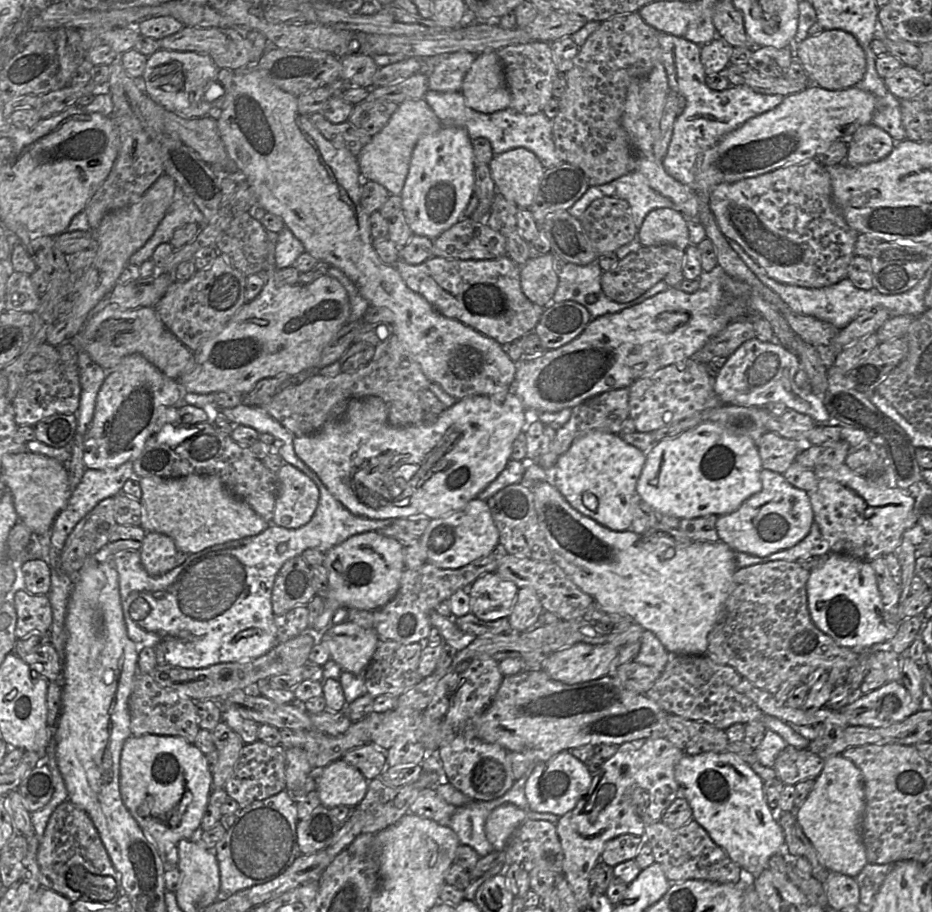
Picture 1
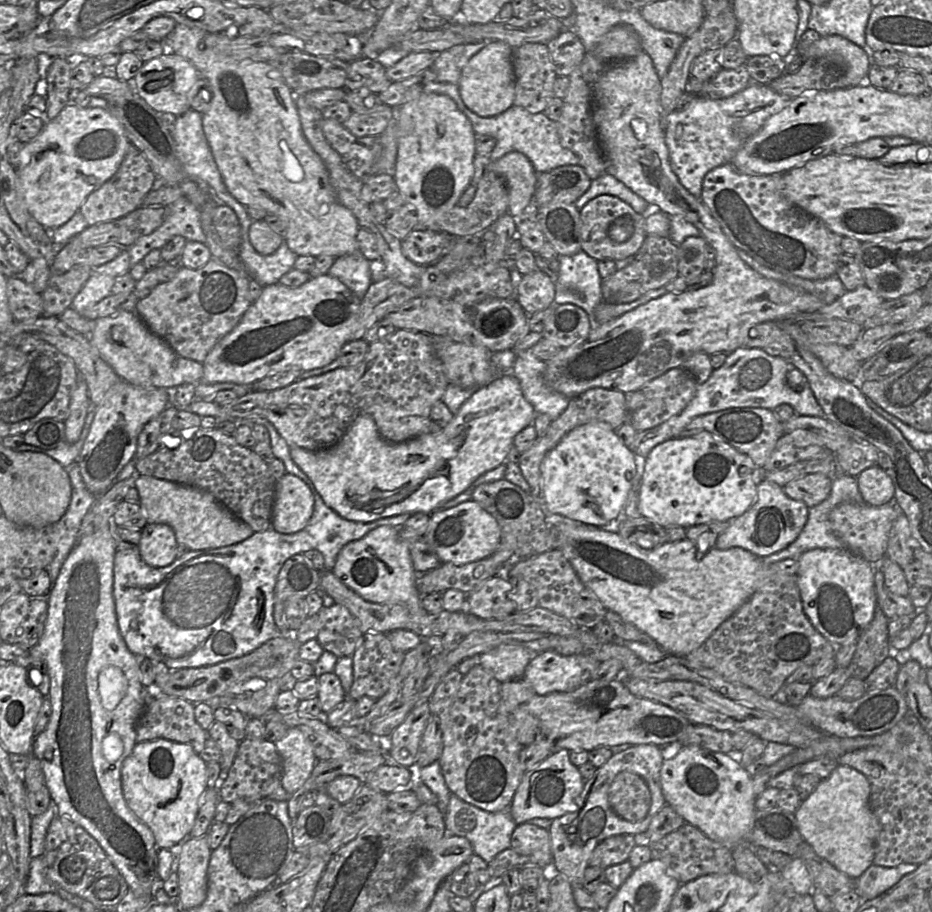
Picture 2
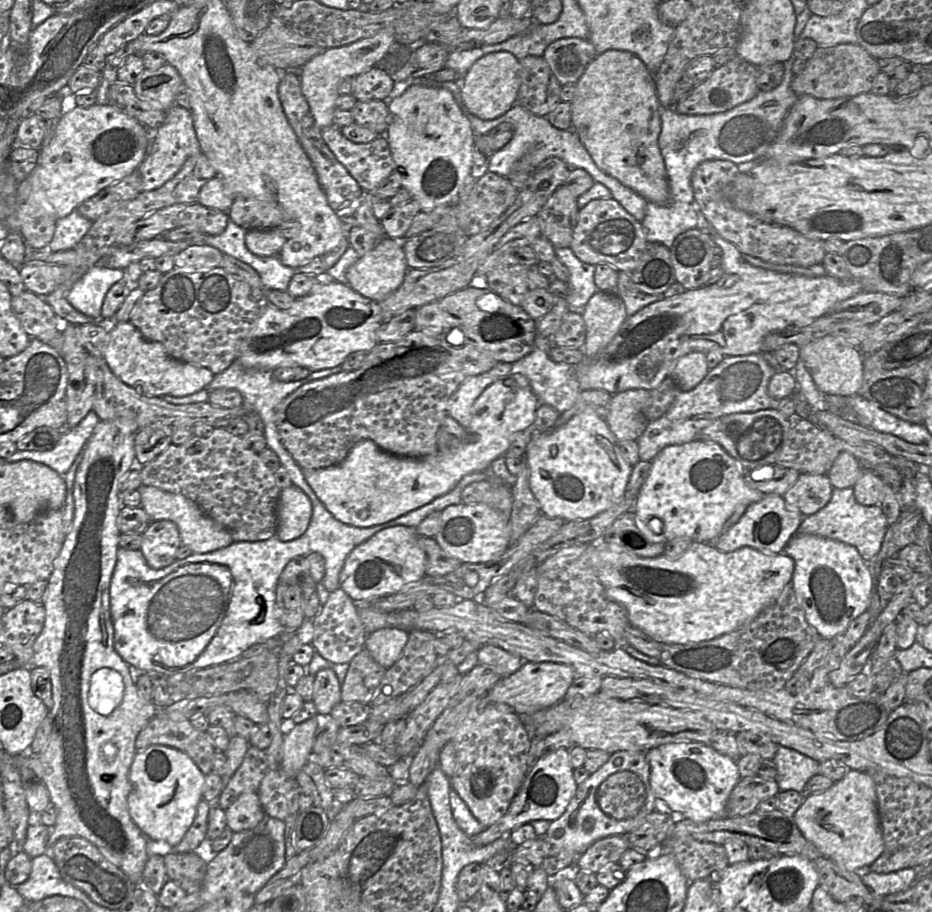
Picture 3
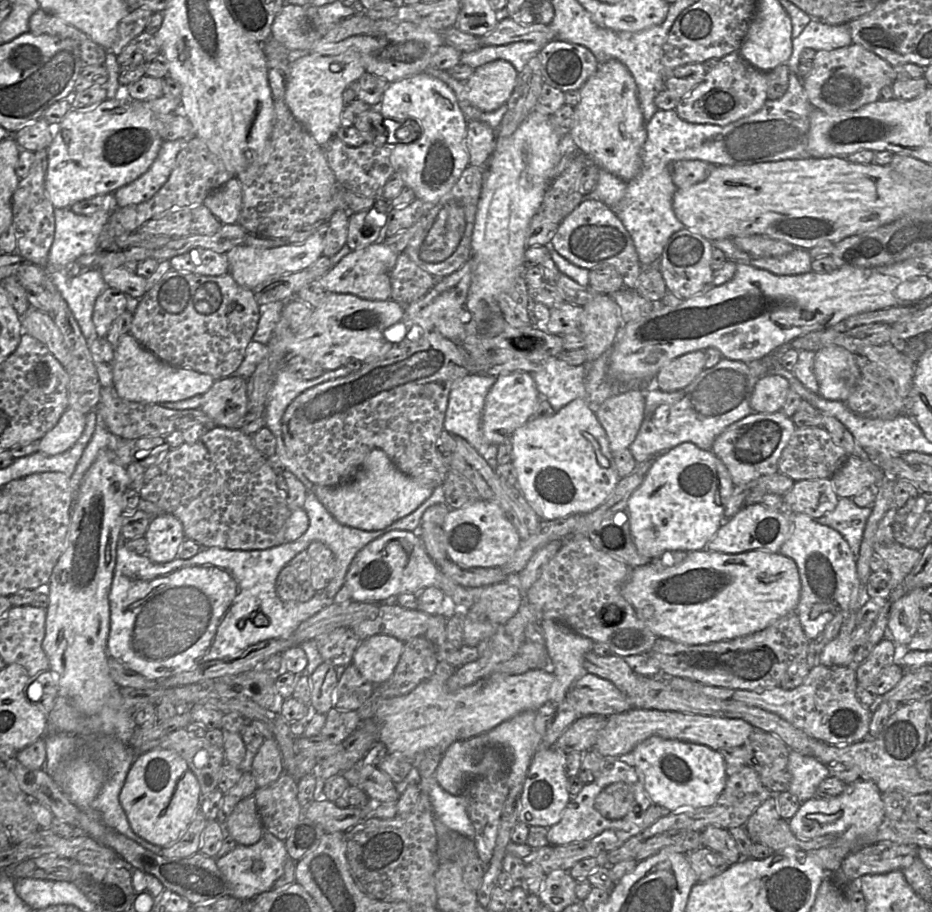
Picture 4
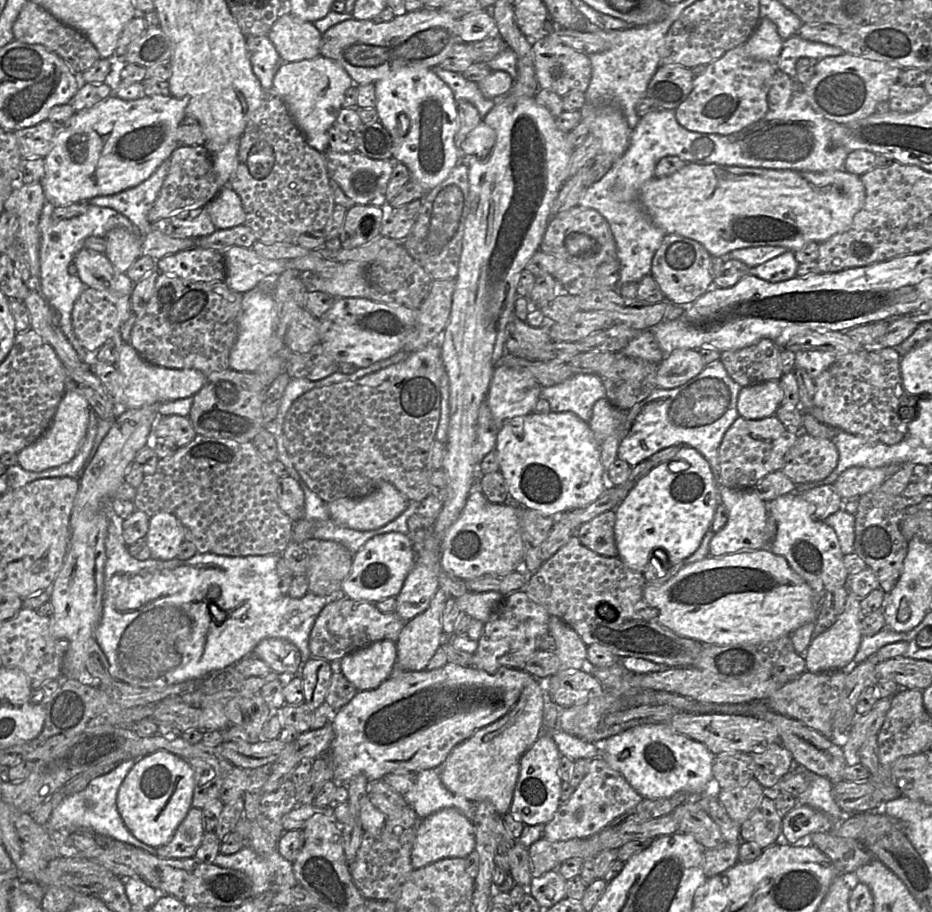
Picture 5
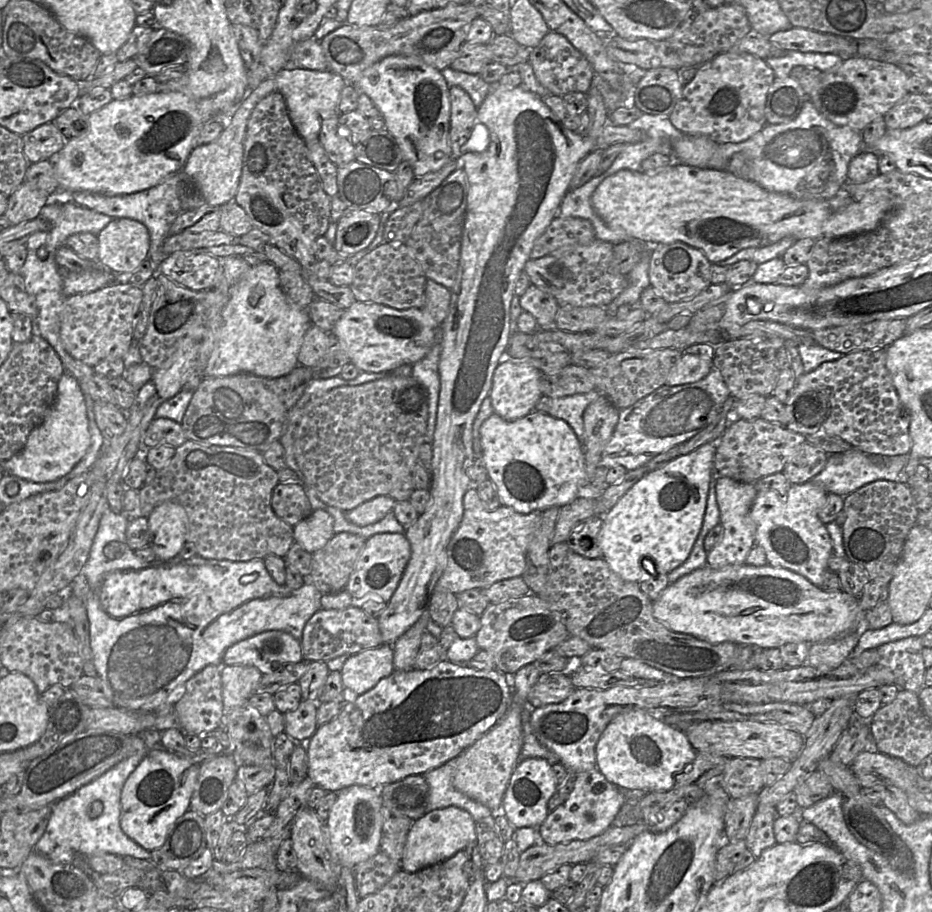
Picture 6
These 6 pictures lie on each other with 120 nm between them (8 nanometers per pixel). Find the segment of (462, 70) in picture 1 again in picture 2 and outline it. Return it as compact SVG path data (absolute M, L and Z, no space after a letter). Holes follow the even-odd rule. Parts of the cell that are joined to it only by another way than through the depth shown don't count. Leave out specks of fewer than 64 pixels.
M485 42L466 43L453 46L436 54L434 64L431 67L437 75L436 82L458 85L464 66L471 57L482 50L486 45Z

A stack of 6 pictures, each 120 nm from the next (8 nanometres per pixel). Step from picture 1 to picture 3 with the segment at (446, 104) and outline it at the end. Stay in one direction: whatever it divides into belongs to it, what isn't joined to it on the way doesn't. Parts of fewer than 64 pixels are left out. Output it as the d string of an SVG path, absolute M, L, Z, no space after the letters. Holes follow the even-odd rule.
M423 76L413 80L396 81L396 83L410 83L410 85L423 84L428 87L437 87L449 90L461 111L469 120L476 135L485 135L501 123L510 123L513 126L513 135L507 144L492 154L488 166L488 172L493 172L506 177L508 177L512 172L532 173L545 159L549 157L558 157L563 160L570 169L580 168L587 171L595 182L605 185L610 190L612 198L615 199L627 212L634 216L638 221L641 222L643 220L648 201L629 187L621 184L617 179L599 169L580 141L578 135L573 130L558 129L554 127L546 117L536 116L517 103L515 103L506 113L495 119L480 119L469 112L469 110L464 106L461 99L460 83L456 81L439 82L432 79L431 76Z

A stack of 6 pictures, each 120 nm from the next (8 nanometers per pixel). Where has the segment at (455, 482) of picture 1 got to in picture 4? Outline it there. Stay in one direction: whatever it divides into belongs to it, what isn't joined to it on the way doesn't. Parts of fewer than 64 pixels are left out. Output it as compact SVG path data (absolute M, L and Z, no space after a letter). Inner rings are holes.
M512 372L497 376L490 388L484 404L482 416L482 432L484 439L491 444L500 445L512 433L528 420L536 411L541 395L538 392L532 374L527 372ZM378 448L370 451L351 480L336 486L314 485L316 497L339 523L366 531L382 530L409 515L431 496L433 490L398 470Z

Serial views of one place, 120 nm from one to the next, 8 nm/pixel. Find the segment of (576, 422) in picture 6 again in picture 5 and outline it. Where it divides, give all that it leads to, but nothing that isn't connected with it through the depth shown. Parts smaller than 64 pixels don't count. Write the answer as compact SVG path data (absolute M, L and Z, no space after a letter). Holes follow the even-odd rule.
M576 373L562 383L542 387L540 397L547 399L551 412L570 411L589 424L595 402L606 397L605 387L599 376L595 374Z

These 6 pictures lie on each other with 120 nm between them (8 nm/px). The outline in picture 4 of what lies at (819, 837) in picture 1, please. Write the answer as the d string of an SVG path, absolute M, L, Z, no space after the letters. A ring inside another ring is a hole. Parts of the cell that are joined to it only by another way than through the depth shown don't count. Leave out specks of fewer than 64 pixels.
M858 779L848 784L846 790L838 796L815 797L800 804L795 815L788 820L790 830L799 840L811 840L828 834L840 835L847 842L855 842L855 849L875 844L876 833L884 820L884 804L881 792L872 781Z

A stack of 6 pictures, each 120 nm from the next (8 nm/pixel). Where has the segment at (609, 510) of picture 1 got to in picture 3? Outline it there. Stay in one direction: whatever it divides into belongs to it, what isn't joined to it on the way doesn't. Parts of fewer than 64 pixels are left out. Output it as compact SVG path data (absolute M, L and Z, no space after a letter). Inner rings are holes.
M593 410L573 416L566 424L545 432L535 432L523 458L529 468L529 484L541 514L564 521L584 520L618 504L625 495L633 467L623 458L618 442L605 419Z

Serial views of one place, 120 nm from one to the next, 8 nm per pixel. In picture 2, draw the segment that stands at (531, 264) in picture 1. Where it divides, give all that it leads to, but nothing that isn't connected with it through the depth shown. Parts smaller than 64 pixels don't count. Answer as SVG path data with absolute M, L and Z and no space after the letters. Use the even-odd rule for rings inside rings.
M545 272L521 275L516 288L516 299L528 315L544 310L554 304L555 282Z

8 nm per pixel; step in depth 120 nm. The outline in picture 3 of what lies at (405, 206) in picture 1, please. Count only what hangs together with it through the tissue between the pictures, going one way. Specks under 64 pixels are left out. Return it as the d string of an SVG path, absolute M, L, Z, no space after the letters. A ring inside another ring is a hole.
M411 84L400 95L390 98L387 105L390 124L385 134L401 186L409 191L423 211L454 203L466 179L471 176L475 132L452 93L444 88Z

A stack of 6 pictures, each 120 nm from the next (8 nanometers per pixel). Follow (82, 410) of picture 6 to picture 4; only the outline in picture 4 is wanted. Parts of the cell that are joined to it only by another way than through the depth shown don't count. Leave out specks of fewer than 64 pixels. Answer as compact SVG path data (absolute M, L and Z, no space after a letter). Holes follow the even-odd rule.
M67 408L54 428L38 441L38 452L49 456L65 452L80 438L85 424L86 415Z

